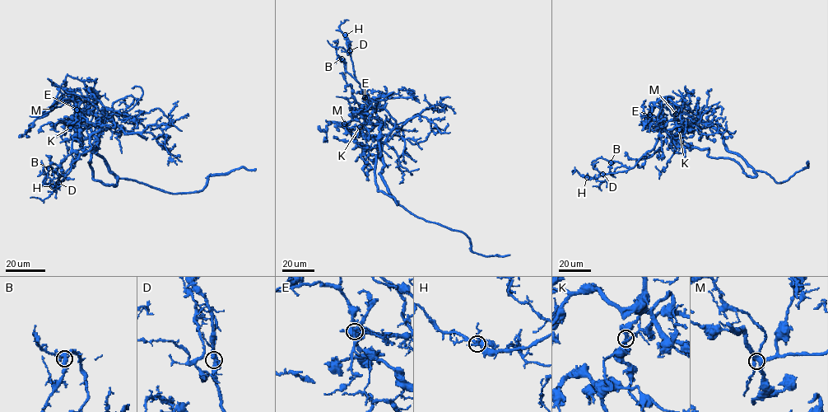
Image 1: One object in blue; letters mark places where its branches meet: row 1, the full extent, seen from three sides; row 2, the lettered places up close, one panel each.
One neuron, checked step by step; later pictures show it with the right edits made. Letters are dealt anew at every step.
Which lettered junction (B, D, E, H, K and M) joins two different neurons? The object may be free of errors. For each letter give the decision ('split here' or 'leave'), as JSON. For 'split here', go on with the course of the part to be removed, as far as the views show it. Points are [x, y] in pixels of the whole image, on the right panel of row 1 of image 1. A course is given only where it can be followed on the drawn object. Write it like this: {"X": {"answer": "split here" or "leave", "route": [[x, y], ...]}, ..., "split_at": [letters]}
{"B": {"answer": "leave"}, "D": {"answer": "leave"}, "E": {"answer": "leave"}, "H": {"answer": "split here", "route": [[587, 177], [602, 181], [599, 188], [593, 186]]}, "K": {"answer": "leave"}, "M": {"answer": "leave"}, "split_at": ["H"]}

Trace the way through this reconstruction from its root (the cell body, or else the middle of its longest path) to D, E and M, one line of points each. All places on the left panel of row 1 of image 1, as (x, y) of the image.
D: (100, 127), (99, 118), (109, 118), (114, 124), (90, 135), (91, 147), (80, 155), (58, 182)
E: (100, 127), (94, 114), (99, 99), (95, 91), (89, 89), (94, 107), (76, 110)
M: (100, 127), (94, 114), (97, 96), (76, 96), (58, 101), (52, 108)

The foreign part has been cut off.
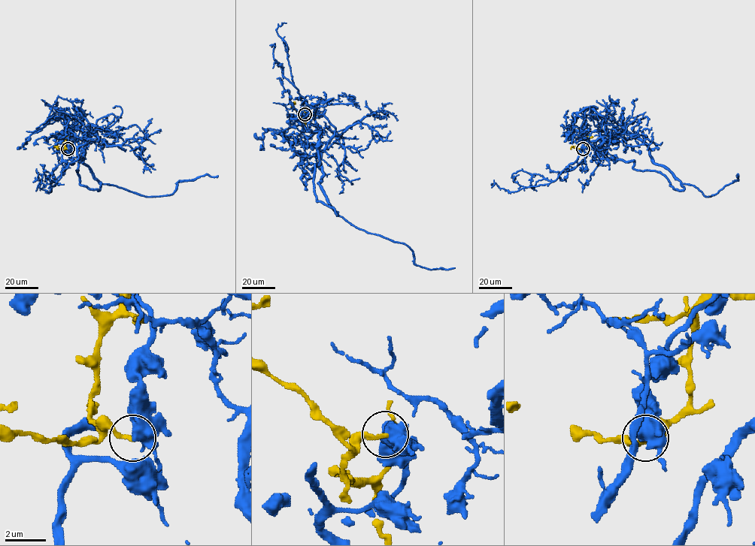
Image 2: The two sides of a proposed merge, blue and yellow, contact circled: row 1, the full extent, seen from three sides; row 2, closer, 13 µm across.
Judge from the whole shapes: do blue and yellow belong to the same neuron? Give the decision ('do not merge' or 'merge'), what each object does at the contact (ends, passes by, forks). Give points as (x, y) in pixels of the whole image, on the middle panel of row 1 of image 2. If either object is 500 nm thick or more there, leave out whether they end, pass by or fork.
do not merge

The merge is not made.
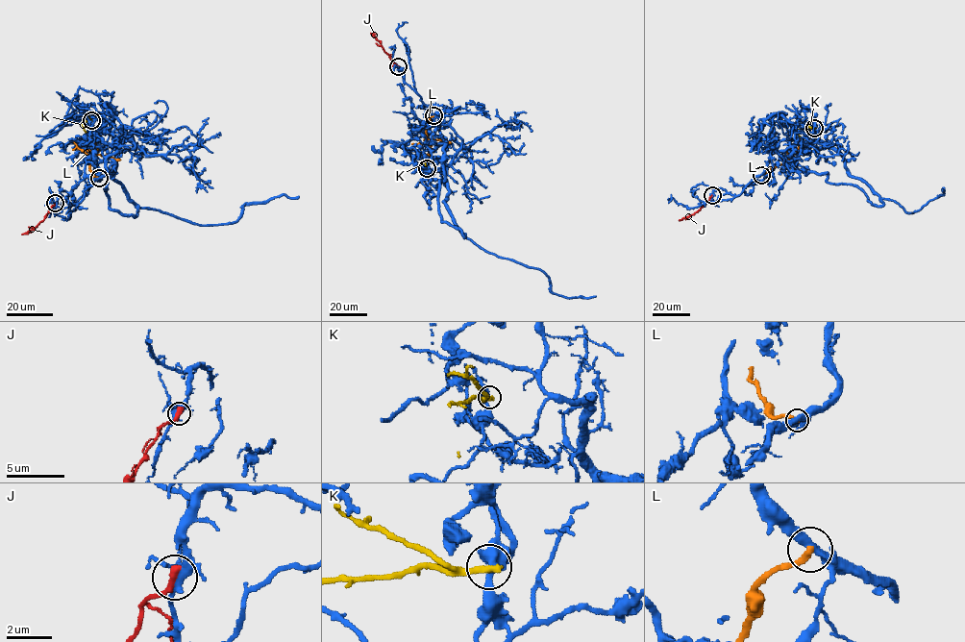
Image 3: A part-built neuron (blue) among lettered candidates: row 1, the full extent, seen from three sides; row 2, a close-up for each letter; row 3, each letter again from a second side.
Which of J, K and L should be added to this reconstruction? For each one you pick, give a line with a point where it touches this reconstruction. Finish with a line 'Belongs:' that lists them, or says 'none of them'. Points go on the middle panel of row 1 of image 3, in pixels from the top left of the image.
Belongs: none of them

